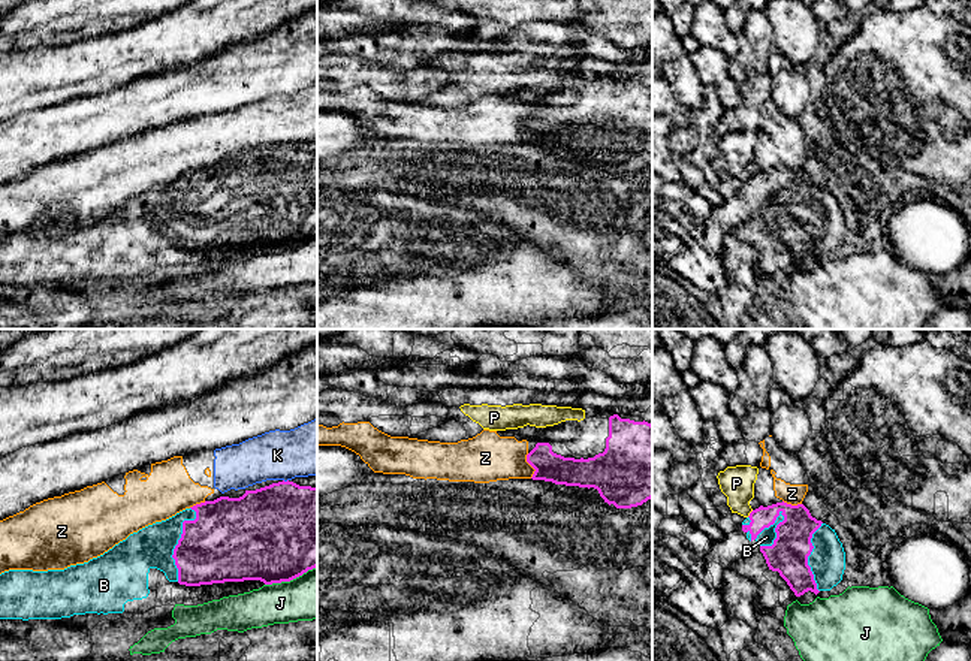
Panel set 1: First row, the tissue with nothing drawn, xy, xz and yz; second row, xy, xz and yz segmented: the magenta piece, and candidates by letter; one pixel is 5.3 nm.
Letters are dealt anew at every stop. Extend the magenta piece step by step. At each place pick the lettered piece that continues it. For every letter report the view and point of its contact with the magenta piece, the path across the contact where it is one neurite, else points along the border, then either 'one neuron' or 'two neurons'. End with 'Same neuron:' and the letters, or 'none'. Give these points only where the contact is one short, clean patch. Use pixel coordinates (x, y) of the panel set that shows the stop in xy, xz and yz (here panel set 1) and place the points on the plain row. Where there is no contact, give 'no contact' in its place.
B: xy (178, 205) | one neuron
J: xy (291, 244) | two neurons
K: xy (288, 145) | along xy (283, 144), (288, 145) | two neurons
P: yz (750, 178) | along yz (753, 175), (747, 181) | two neurons
Z: xz (530, 129) | along xz (527, 118), (527, 127), (534, 135), (531, 142) | two neurons
Same neuron: B

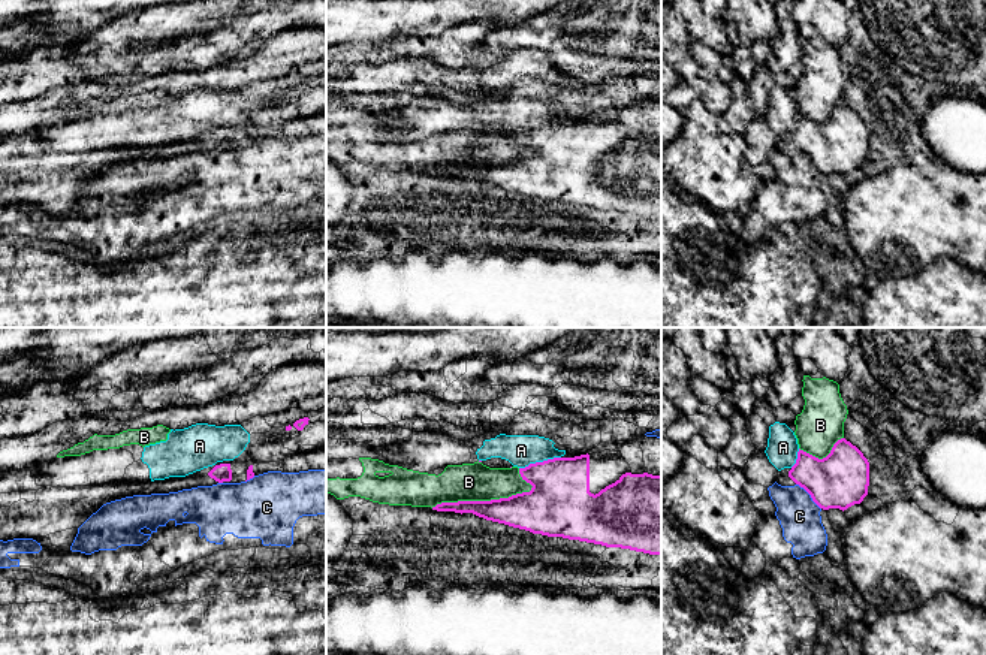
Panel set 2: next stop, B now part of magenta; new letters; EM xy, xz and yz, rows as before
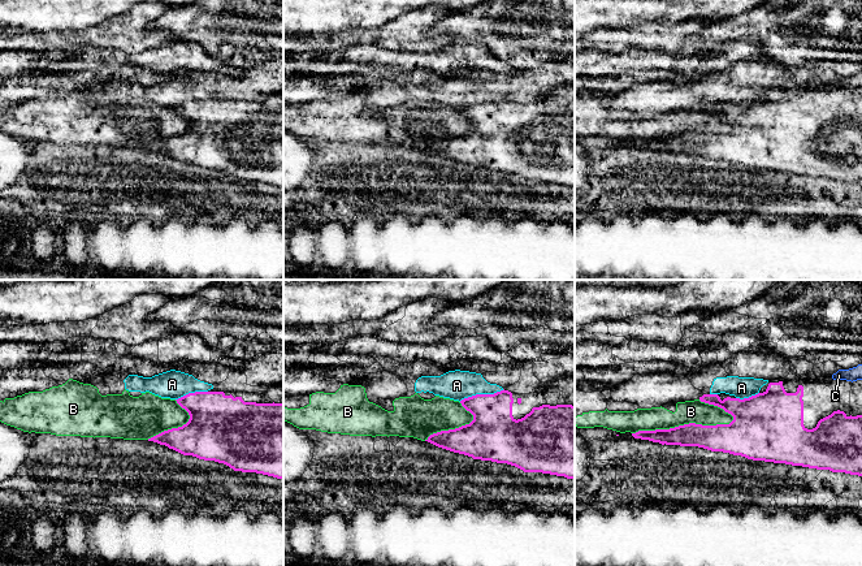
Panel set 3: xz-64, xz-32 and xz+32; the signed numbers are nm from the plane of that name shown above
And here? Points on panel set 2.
A: xz (539, 127) | along xz (560, 121), (530, 127), (519, 133) | two neurons
B: xz (482, 166) | two neurons
C: yz (810, 159) | two neurons
Same neuron: none

